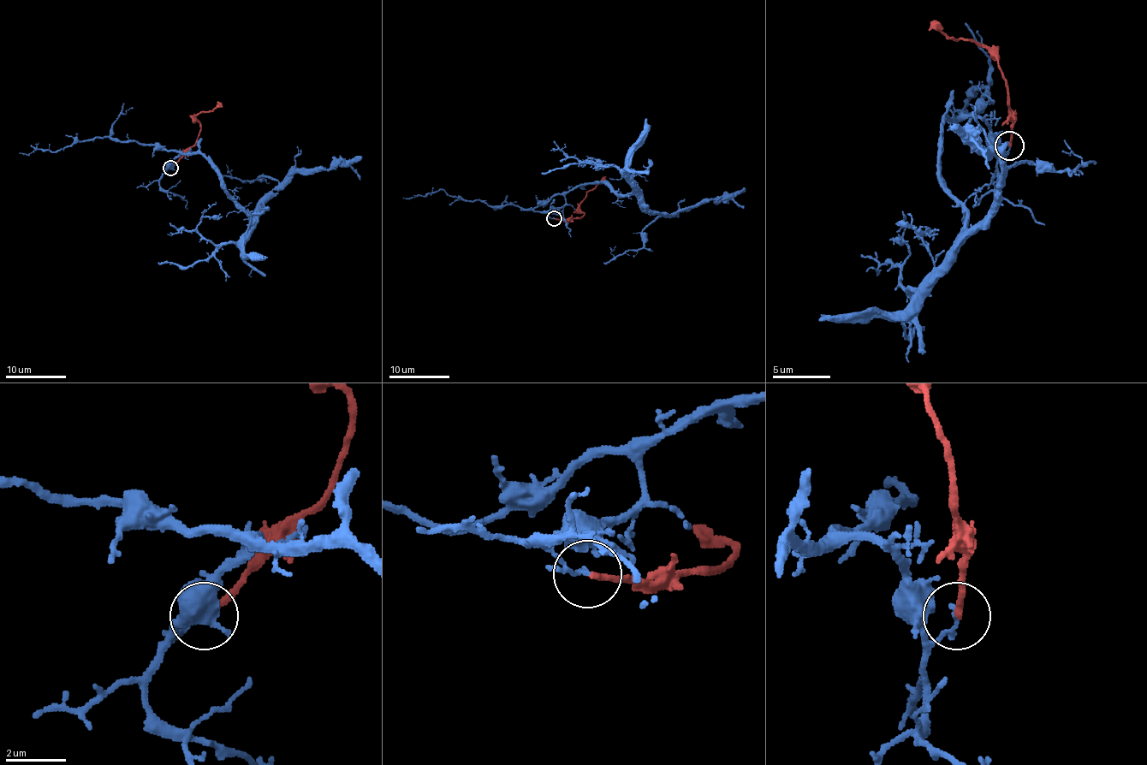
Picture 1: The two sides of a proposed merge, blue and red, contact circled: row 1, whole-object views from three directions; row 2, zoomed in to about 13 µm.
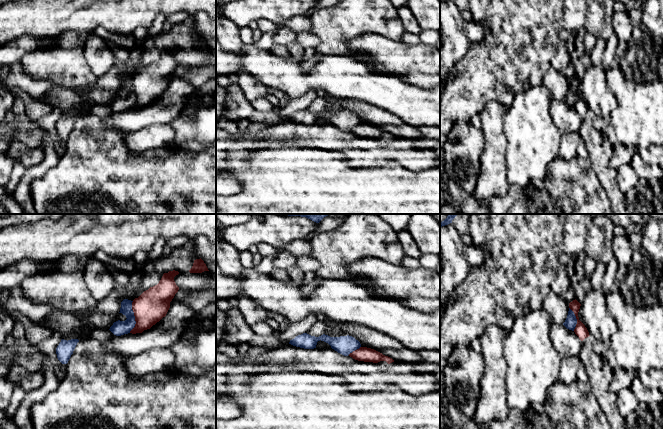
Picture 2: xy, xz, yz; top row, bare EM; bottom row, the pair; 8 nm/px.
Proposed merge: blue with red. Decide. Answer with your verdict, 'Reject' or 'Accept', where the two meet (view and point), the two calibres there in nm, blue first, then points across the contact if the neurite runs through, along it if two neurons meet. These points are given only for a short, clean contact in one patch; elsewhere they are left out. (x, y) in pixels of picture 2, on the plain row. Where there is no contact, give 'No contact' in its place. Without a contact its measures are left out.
Reject. Touches blue at xy (134, 93). Thickness 120 nm (blue) against 260 nm. Boundary: xy (133, 77), (132, 87), (135, 102), (129, 108)

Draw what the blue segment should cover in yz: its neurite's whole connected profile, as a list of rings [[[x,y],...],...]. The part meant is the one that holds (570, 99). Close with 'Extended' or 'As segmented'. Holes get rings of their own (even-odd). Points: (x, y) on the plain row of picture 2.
[[[569,84],[567,94],[566,94],[565,98],[563,99],[563,101],[567,105],[574,107],[576,100],[577,100],[576,92],[575,92],[574,88]]]. As segmented

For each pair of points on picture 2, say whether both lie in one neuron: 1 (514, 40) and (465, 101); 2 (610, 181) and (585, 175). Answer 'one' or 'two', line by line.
1: one
2: two

